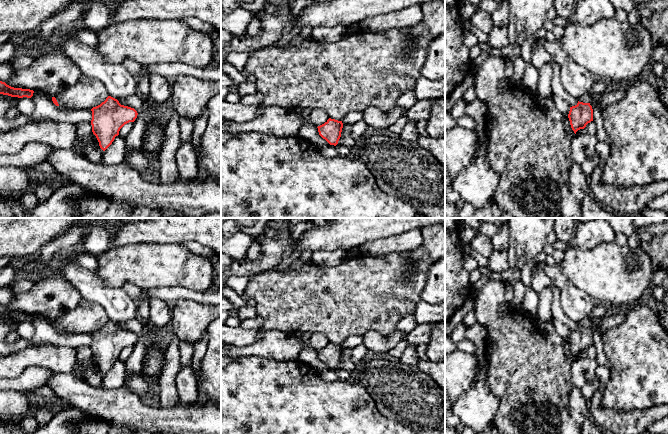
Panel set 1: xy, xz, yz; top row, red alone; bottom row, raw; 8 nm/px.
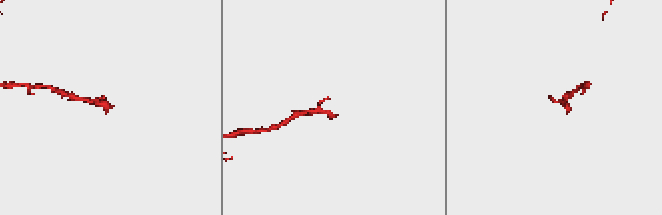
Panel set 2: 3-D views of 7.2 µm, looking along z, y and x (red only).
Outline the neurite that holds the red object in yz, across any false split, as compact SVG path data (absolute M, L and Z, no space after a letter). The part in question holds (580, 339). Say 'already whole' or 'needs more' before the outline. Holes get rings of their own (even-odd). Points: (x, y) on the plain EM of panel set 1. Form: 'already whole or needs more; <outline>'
already whole; M579 326L570 331L568 338L570 349L574 357L584 353L588 347L593 345L593 333L590 327Z

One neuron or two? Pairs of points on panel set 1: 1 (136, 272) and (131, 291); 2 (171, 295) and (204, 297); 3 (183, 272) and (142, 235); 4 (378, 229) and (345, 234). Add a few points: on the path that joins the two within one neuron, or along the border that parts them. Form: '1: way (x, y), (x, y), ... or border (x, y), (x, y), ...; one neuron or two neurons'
1: border (121, 287), (133, 283), (144, 289), (156, 288); two neurons
2: way (179, 294), (196, 296); one neuron
3: border (174, 243), (130, 243), (127, 245); two neurons
4: way (370, 229), (353, 229); one neuron

